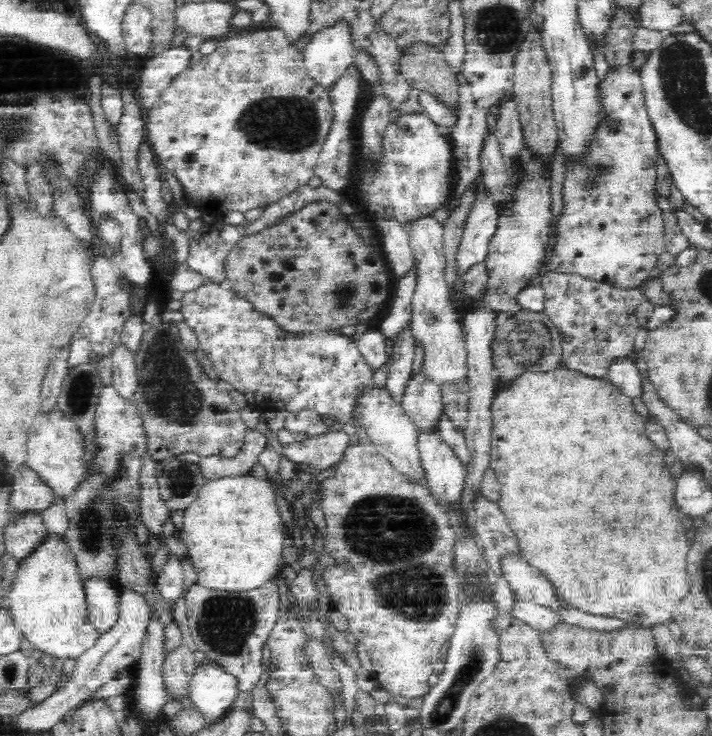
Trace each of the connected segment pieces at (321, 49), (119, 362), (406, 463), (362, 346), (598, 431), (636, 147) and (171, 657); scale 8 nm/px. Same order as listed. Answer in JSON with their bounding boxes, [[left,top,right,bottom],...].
[[301,27,355,93],[111,346,138,402],[351,384,425,486],[356,329,391,374],[490,370,691,630],[550,67,664,288],[161,644,196,697]]

